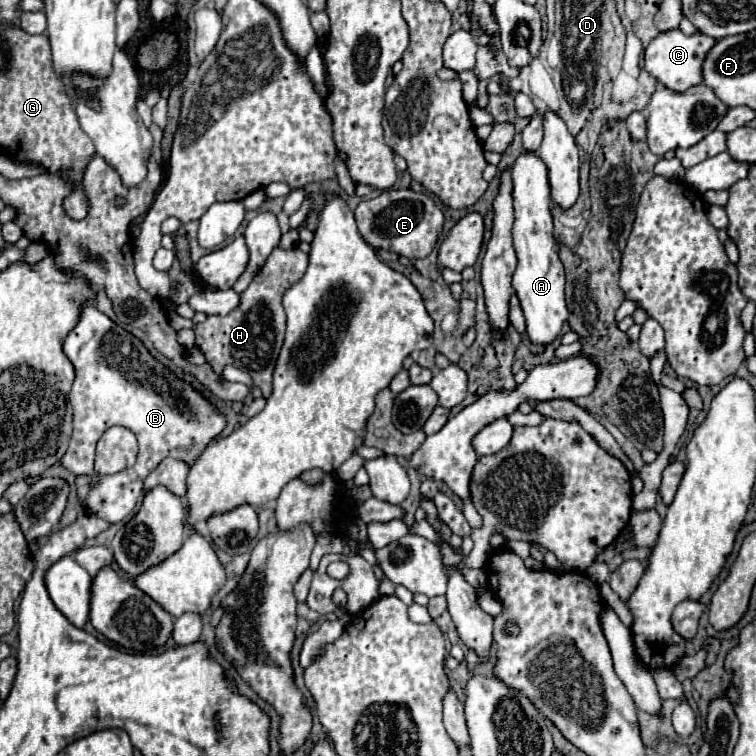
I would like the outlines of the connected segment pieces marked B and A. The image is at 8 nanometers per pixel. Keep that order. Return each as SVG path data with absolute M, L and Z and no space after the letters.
M84 305L80 323L64 339L64 353L68 355L68 359L76 369L76 381L70 391L70 403L74 409L74 423L72 423L74 433L68 451L60 461L62 467L72 473L92 473L96 441L110 425L122 425L130 429L140 445L140 455L134 467L100 479L96 487L90 491L90 511L94 515L98 513L98 517L106 519L108 523L118 523L132 513L132 509L138 503L138 497L142 495L142 481L158 467L158 463L164 461L166 457L174 457L178 461L192 465L206 449L206 445L224 431L226 415L198 389L194 389L184 379L178 379L156 357L152 357L138 337L124 331L120 325L116 325L110 317L106 317L92 305Z
M522 151L512 165L512 199L514 199L514 225L512 225L512 243L518 257L518 267L514 271L512 287L520 299L524 317L526 317L526 333L532 343L546 345L554 337L558 337L564 321L568 319L568 307L564 299L564 267L558 259L558 245L552 237L552 201L550 201L550 181L548 169L544 161L534 151Z

